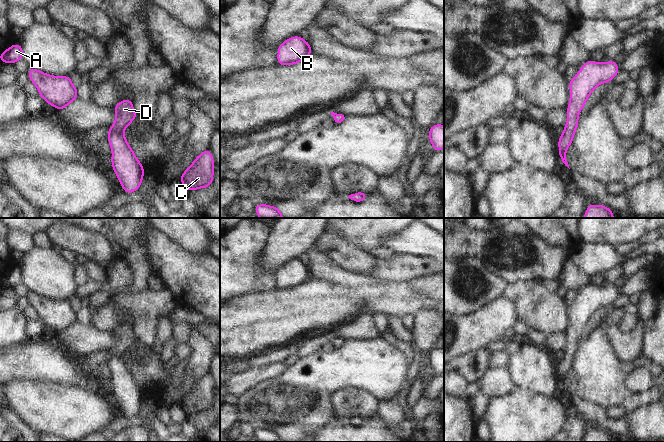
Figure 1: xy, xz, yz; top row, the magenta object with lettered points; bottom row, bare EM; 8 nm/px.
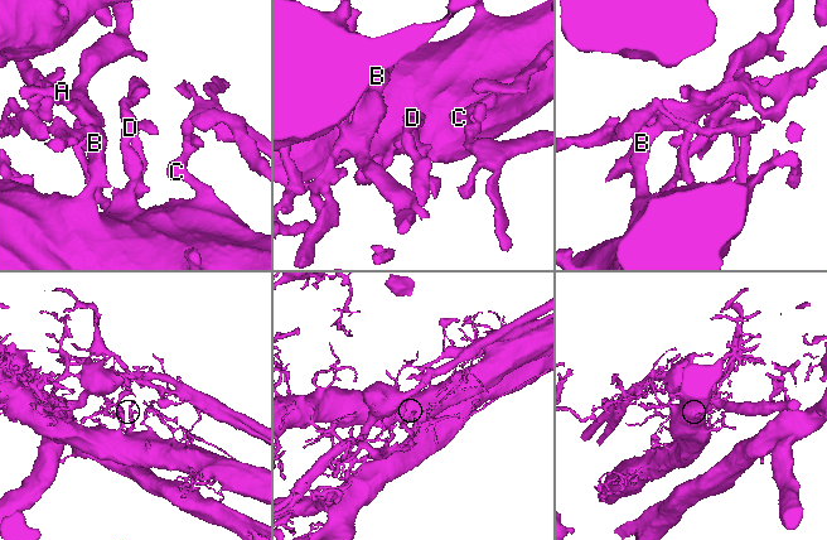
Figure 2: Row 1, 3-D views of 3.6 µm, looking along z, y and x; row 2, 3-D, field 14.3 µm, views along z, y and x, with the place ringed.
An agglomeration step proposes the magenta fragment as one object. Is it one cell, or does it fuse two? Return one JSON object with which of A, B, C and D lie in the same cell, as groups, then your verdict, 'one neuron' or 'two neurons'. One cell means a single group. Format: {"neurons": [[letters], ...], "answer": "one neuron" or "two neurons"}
{"neurons": [["A", "B", "C", "D"]], "answer": "one neuron"}

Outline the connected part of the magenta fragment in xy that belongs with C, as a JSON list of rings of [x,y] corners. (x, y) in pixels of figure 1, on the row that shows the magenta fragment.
[[[209,149],[193,161],[192,165],[182,173],[181,182],[186,191],[206,188],[213,182],[213,156]]]

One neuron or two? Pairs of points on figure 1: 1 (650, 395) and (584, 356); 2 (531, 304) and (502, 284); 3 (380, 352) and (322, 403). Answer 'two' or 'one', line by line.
1: one
2: two
3: one

